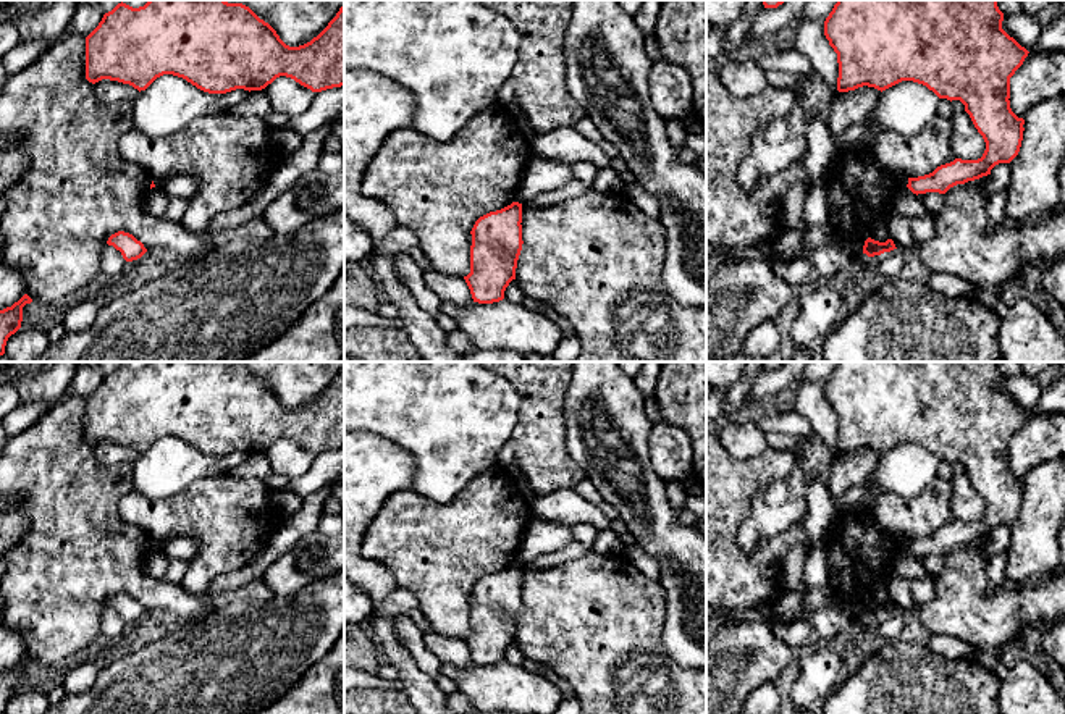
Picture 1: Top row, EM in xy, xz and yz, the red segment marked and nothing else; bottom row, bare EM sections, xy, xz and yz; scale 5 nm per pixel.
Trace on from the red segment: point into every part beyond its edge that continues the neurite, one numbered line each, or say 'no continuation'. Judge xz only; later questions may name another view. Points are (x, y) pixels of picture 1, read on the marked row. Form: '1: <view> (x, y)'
no continuation

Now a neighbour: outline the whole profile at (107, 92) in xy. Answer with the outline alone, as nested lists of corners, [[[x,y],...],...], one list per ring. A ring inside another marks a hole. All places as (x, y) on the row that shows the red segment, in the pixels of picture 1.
[[[102,79],[94,84],[95,99],[102,105],[118,105],[129,103],[133,105],[139,95],[139,90],[129,84],[118,81]]]

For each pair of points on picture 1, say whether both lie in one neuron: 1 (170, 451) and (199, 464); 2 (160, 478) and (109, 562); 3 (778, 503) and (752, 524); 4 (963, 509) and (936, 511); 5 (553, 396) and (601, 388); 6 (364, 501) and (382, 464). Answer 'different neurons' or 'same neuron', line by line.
1: same neuron
2: different neurons
3: same neuron
4: different neurons
5: different neurons
6: same neuron

